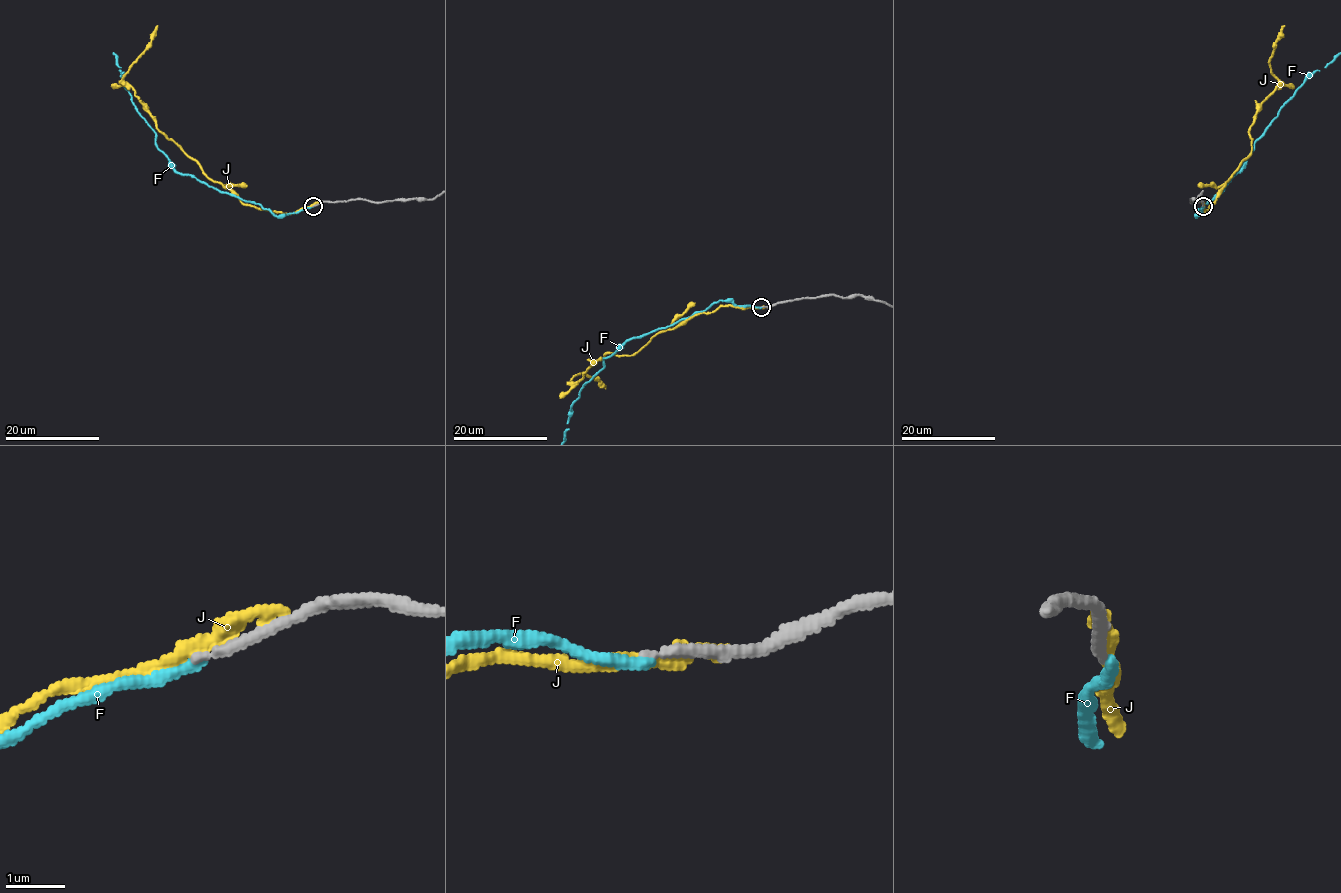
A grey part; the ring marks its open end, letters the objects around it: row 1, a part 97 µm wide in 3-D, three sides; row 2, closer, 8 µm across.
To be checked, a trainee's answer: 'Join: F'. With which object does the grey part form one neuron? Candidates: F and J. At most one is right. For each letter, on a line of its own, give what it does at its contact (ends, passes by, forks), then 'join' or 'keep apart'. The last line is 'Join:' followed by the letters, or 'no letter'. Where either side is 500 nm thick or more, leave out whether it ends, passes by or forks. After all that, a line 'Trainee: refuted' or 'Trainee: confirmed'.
F: it ends | keep apart
J: it ends | keep apart
Join: no letter
Trainee: refuted

